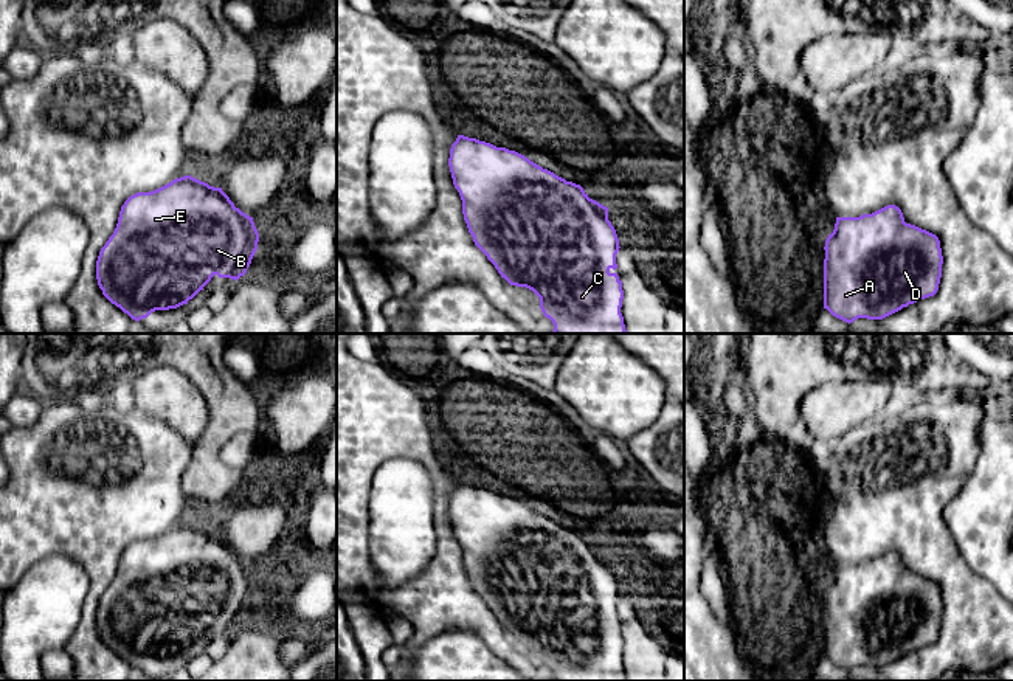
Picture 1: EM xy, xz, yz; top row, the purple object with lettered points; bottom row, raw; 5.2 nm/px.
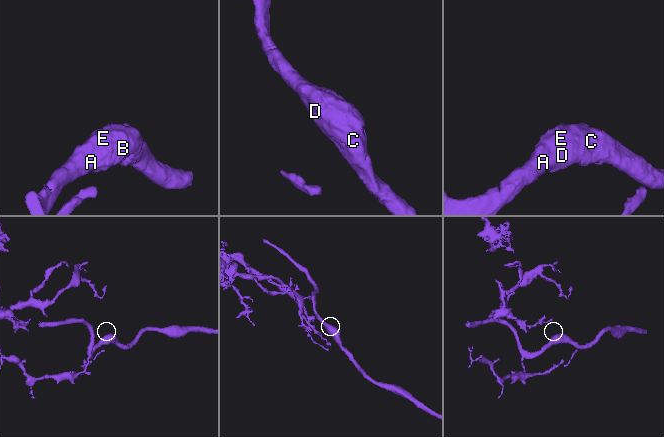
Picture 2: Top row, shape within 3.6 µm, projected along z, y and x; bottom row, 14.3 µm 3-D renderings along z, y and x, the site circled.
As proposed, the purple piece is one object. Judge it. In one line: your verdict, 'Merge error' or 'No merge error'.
No merge error

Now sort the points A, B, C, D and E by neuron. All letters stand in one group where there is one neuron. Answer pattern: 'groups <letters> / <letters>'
groups A B C D E

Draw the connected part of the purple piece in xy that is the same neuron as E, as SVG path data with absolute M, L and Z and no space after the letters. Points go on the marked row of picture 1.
M185 175L155 191L137 192L124 202L116 228L96 261L98 285L112 304L132 320L140 321L155 310L169 310L188 304L214 275L237 281L247 273L258 242L259 233L253 217L236 208L222 188Z

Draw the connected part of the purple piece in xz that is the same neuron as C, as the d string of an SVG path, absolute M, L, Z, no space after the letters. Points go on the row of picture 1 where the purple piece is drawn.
M458 135L456 141L451 144L450 149L448 166L453 185L461 195L464 220L467 223L468 233L473 237L475 245L487 256L487 259L495 265L501 278L504 278L510 285L526 287L540 298L540 309L543 315L549 318L554 324L552 334L627 334L624 316L621 313L624 299L622 281L619 279L616 271L610 271L611 268L617 268L616 254L621 247L616 230L608 220L607 206L589 199L580 185L566 181L554 172L535 164L524 155L515 150L509 150L506 147L496 147L476 138Z

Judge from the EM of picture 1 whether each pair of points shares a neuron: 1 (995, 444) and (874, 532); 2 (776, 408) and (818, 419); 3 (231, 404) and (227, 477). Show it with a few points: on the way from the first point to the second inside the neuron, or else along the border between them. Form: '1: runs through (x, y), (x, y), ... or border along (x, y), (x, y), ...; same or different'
1: border along (984, 421), (979, 430), (976, 466), (961, 489); different
2: border along (822, 383), (801, 402), (802, 422), (815, 439); different
3: runs through (225, 422), (213, 438), (213, 458); same

